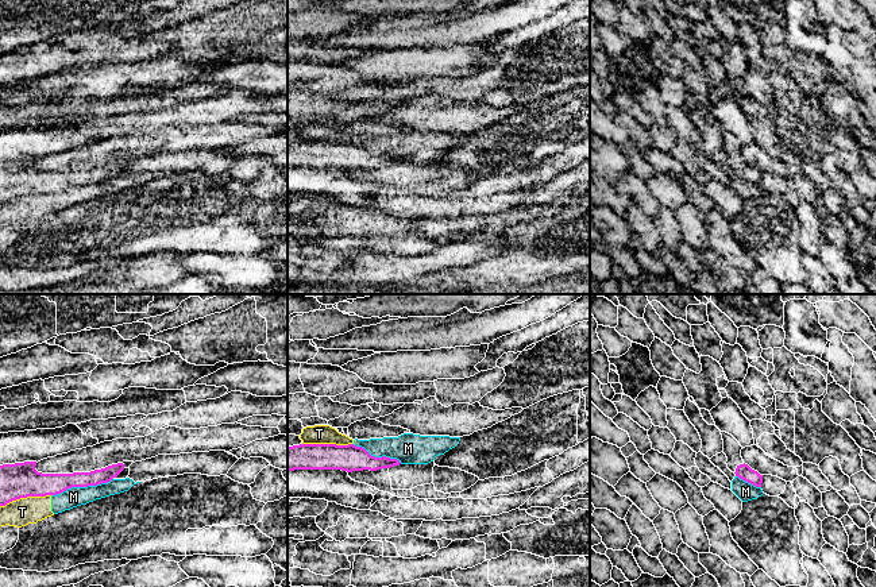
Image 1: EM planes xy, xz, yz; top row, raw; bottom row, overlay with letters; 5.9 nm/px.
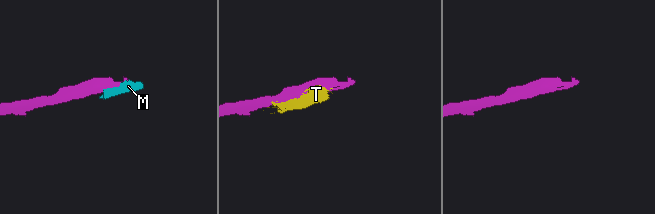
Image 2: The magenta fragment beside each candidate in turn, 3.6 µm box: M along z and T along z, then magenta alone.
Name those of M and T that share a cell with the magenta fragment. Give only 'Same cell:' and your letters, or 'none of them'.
Same cell: none of them

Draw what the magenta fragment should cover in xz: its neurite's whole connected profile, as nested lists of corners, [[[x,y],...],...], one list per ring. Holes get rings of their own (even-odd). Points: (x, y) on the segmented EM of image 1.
[[[300,444],[288,447],[288,471],[294,470],[341,470],[377,471],[400,466],[400,460],[386,456],[371,456],[364,448],[354,444]]]

